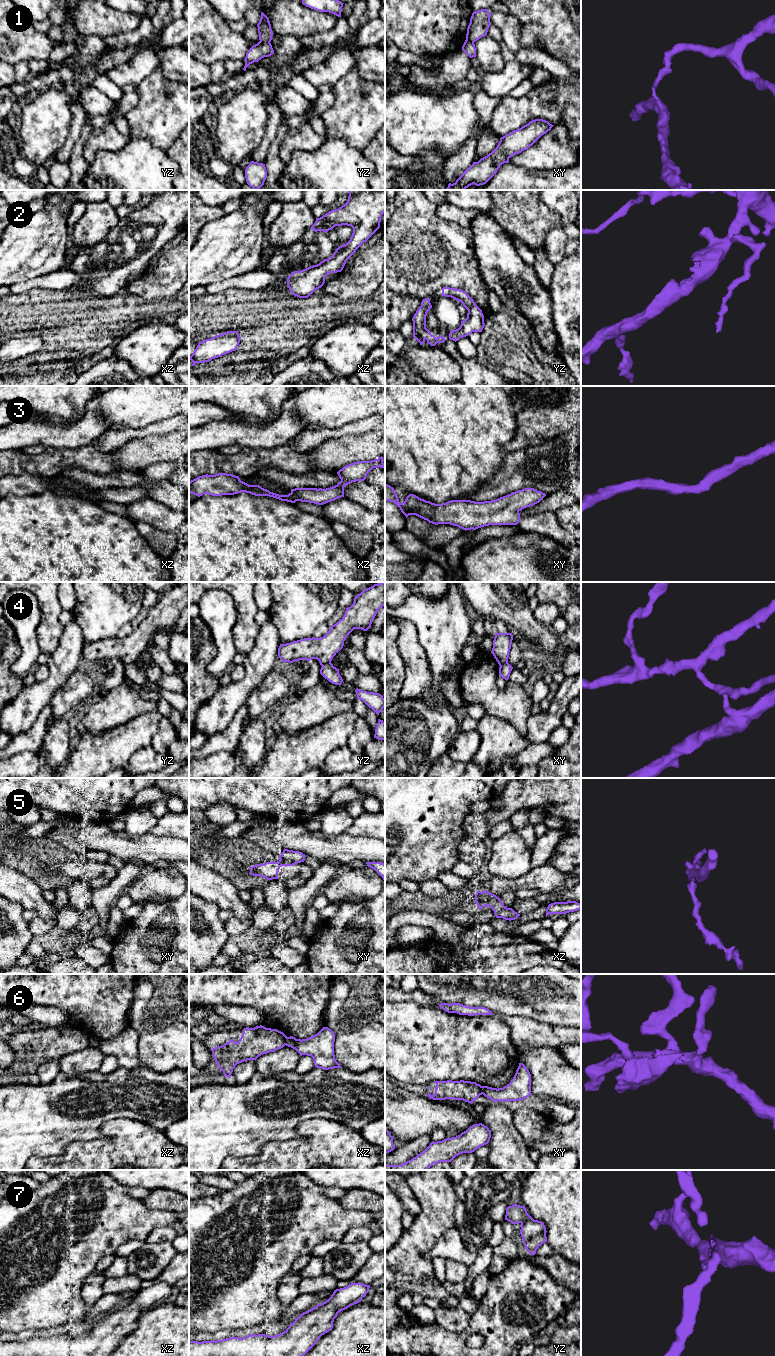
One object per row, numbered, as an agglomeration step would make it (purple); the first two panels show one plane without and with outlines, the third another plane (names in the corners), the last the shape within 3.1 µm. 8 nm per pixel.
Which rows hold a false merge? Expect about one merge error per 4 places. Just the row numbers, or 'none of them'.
1, 5, 6

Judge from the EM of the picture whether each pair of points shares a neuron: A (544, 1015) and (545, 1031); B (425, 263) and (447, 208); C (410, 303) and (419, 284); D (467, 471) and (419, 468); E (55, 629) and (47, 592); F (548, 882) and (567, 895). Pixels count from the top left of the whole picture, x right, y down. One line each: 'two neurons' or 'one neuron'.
A: two neurons
B: two neurons
C: two neurons
D: one neuron
E: one neuron
F: two neurons

